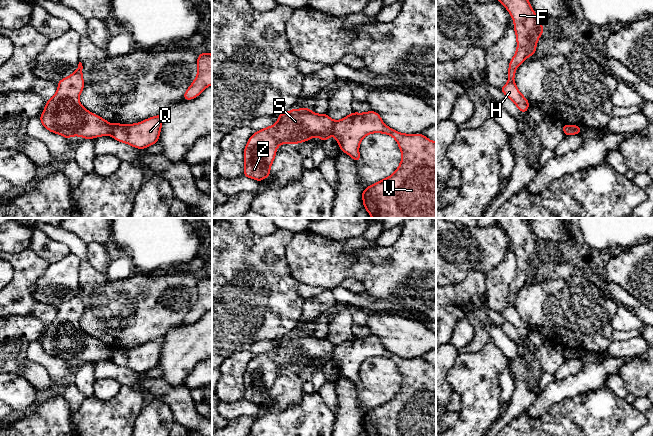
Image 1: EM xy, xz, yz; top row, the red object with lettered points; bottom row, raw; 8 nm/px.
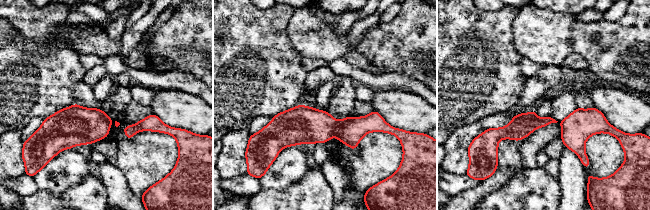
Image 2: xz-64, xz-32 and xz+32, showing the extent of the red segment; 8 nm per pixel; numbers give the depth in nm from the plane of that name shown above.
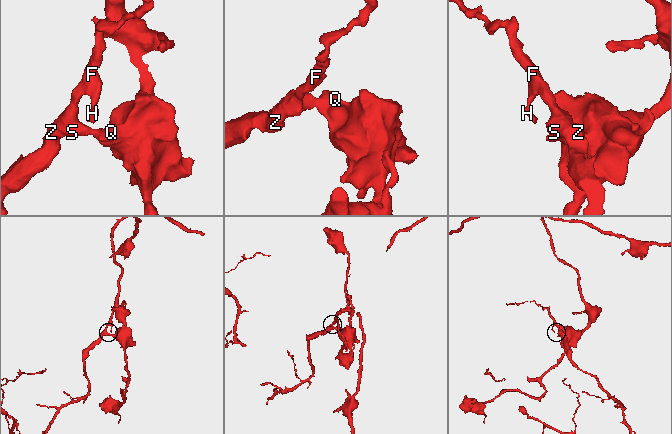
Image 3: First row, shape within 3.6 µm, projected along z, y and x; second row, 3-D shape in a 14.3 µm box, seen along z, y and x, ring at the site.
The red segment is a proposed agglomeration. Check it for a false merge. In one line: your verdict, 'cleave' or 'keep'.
cleave

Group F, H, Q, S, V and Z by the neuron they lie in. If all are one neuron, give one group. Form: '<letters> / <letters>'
F H S Z / Q V

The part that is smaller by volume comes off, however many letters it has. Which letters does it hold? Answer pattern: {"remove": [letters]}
{"remove": ["F", "H", "S", "Z"]}

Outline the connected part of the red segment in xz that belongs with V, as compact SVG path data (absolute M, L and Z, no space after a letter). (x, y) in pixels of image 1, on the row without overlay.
M372 334L366 337L353 336L335 346L333 360L340 374L360 386L359 368L370 357L392 360L402 377L399 391L385 402L362 415L364 432L368 436L436 436L436 366L423 358L403 358L385 349L380 339Z

